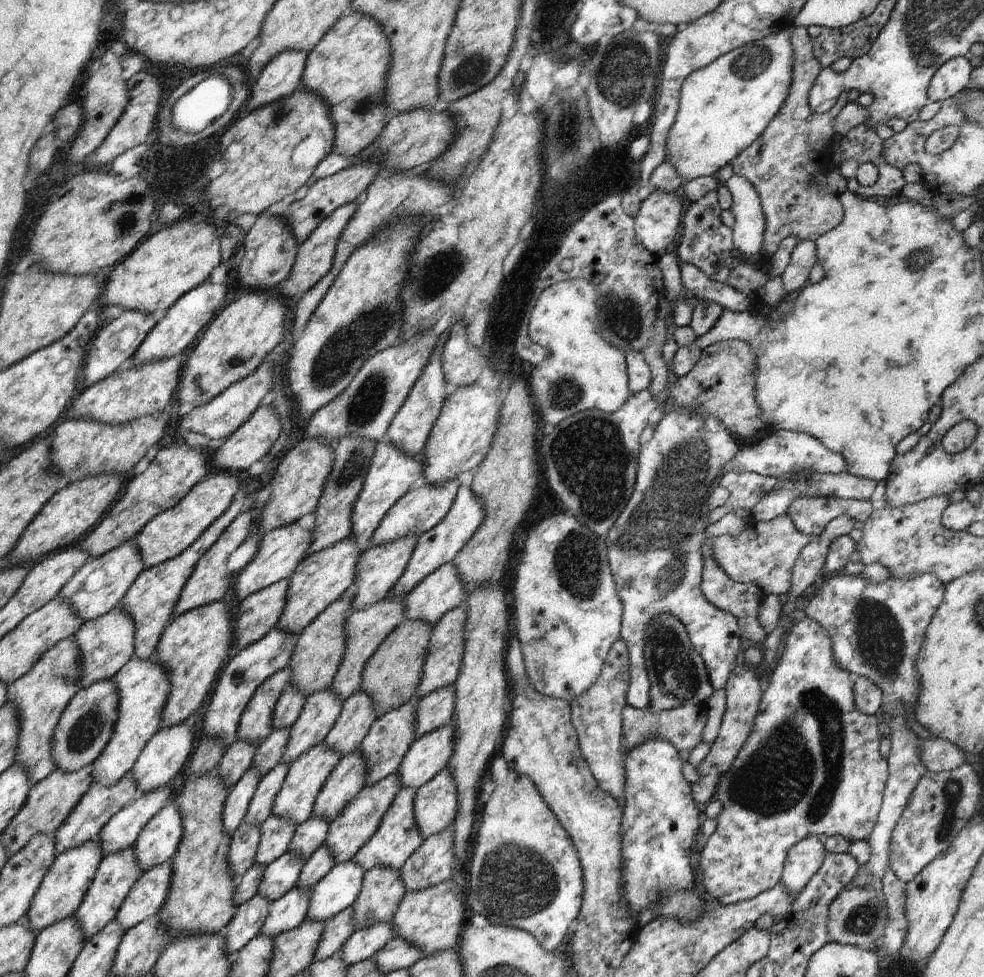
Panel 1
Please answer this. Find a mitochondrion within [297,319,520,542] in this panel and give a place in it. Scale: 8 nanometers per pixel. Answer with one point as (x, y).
(369, 400)

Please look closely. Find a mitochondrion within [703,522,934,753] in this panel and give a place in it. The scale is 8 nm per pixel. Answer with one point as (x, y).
(880, 643)

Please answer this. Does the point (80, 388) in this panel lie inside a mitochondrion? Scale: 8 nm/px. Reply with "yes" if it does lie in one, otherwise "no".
no

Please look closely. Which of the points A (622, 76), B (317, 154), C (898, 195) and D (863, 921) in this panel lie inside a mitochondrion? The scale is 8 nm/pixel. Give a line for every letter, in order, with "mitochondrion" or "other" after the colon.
A: mitochondrion
B: other
C: other
D: mitochondrion

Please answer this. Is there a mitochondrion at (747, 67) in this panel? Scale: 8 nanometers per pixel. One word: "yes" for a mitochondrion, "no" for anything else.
yes

